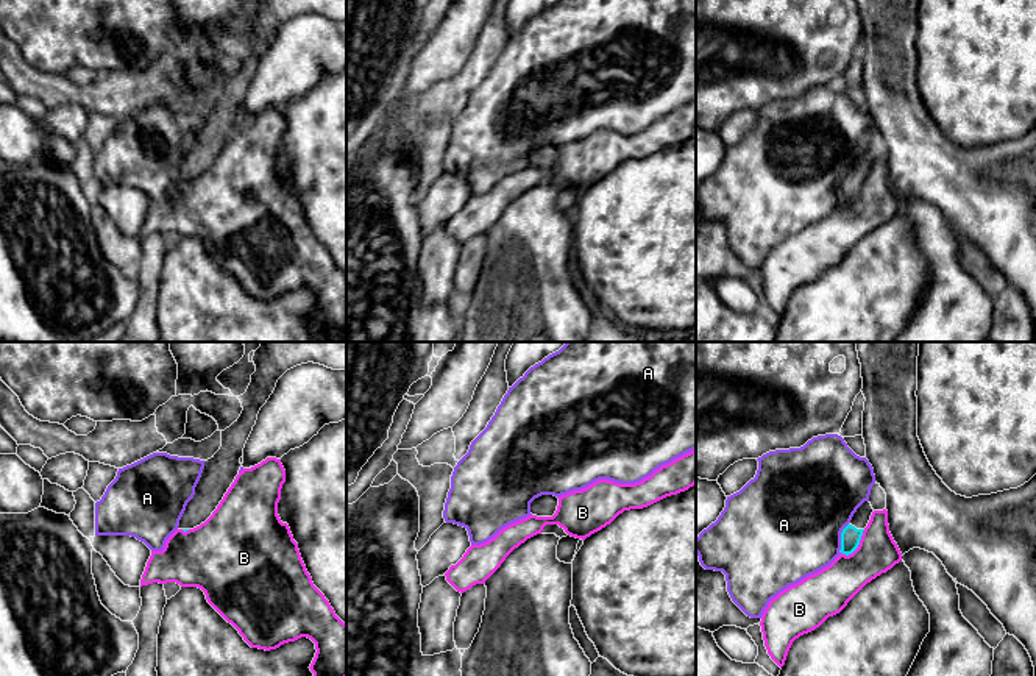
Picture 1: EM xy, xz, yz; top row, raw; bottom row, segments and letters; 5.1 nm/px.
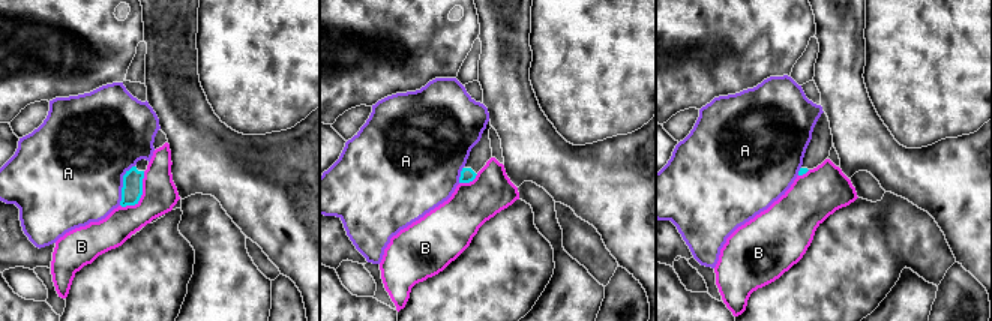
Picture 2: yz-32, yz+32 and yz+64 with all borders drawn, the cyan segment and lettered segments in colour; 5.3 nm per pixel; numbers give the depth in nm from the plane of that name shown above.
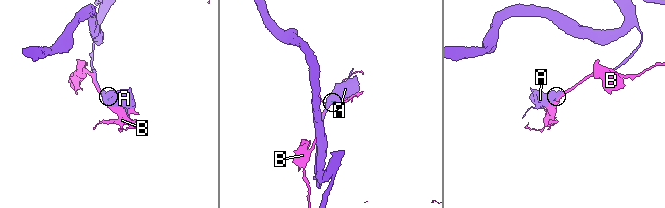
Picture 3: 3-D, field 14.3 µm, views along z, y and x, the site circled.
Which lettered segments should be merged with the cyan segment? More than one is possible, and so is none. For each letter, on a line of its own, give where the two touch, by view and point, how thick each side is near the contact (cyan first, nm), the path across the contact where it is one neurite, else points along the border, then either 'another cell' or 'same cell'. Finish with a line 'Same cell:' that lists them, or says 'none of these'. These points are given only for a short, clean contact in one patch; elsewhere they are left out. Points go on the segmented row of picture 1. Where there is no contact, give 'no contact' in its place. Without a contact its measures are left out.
A: meets cyan in yz at (841, 537); 100 nm thick on the cyan side, 480 nm on the other; border along yz (847, 523), (841, 533), (841, 548), (838, 551); another cell
B: meets cyan in yz at (857, 547); 100 nm thick on the cyan side, 220 nm on the other; border along yz (865, 530), (860, 544), (851, 553), (840, 553); another cell
Same cell: none of these

